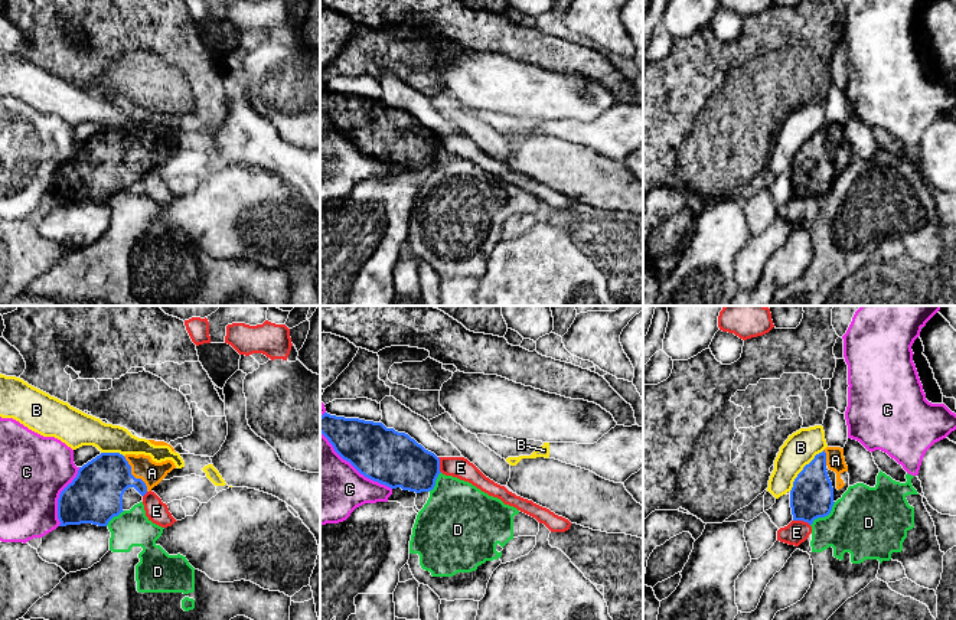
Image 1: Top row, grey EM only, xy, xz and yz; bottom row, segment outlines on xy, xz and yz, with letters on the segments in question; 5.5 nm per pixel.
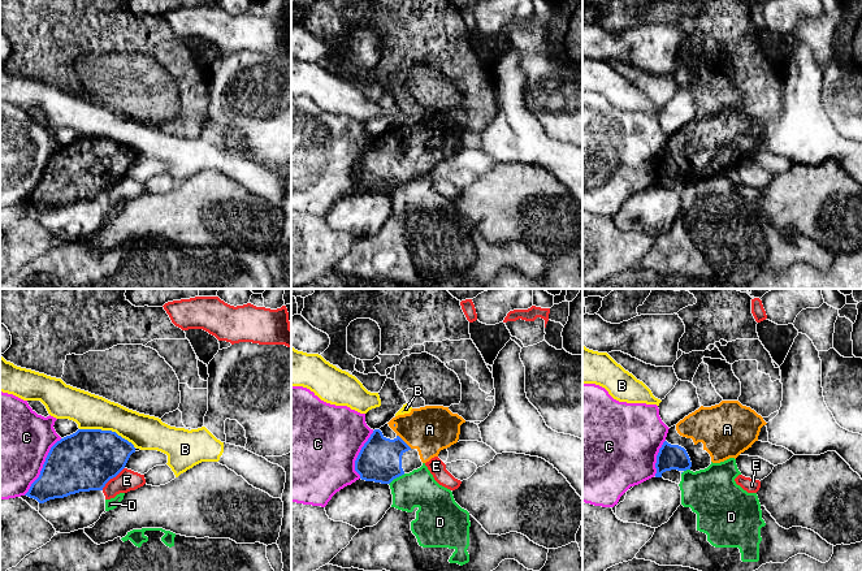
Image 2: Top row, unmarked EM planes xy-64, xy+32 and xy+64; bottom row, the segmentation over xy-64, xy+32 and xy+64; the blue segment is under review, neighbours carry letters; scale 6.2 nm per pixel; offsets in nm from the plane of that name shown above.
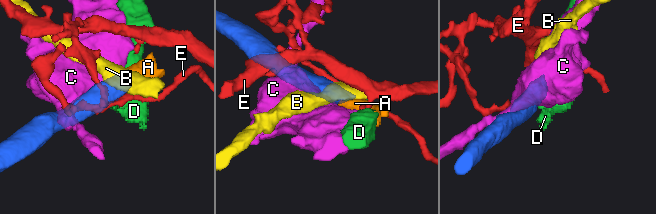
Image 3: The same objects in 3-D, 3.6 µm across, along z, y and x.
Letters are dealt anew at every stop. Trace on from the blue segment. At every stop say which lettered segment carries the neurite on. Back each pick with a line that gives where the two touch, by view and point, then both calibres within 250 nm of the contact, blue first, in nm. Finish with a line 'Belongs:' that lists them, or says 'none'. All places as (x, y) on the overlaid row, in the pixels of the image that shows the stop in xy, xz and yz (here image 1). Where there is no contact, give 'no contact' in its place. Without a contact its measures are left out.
A: meets blue in xy at (131, 475); 300 nm thick on the blue side, 140 nm on the other
Belongs: A

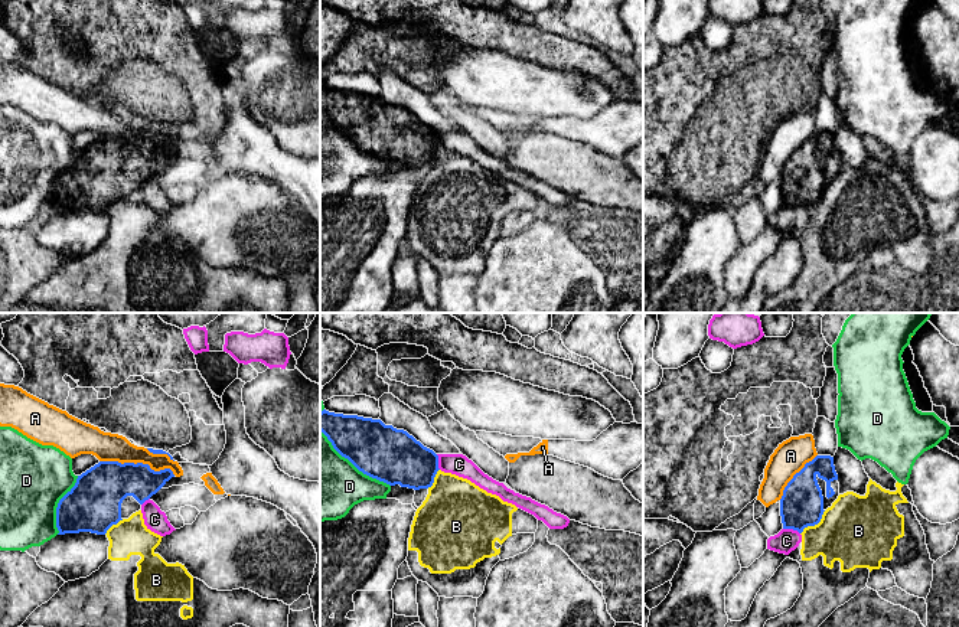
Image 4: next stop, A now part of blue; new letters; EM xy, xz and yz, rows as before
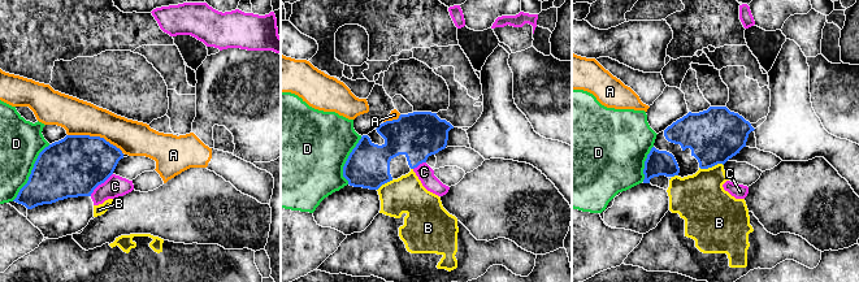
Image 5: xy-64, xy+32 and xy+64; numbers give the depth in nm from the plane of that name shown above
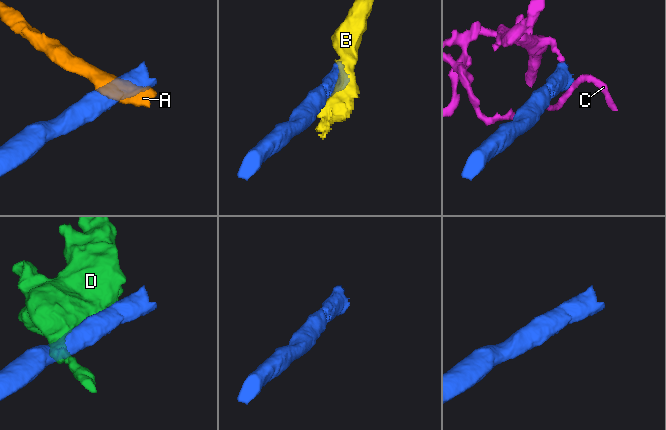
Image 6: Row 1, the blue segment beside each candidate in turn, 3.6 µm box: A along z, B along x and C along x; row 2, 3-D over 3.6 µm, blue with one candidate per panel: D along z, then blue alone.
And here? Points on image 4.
Belongs: none

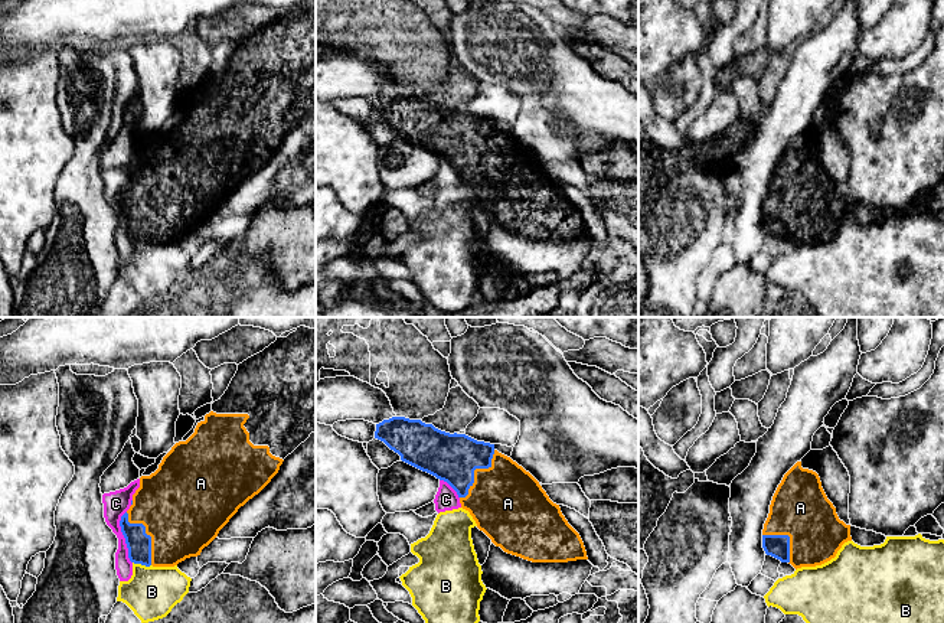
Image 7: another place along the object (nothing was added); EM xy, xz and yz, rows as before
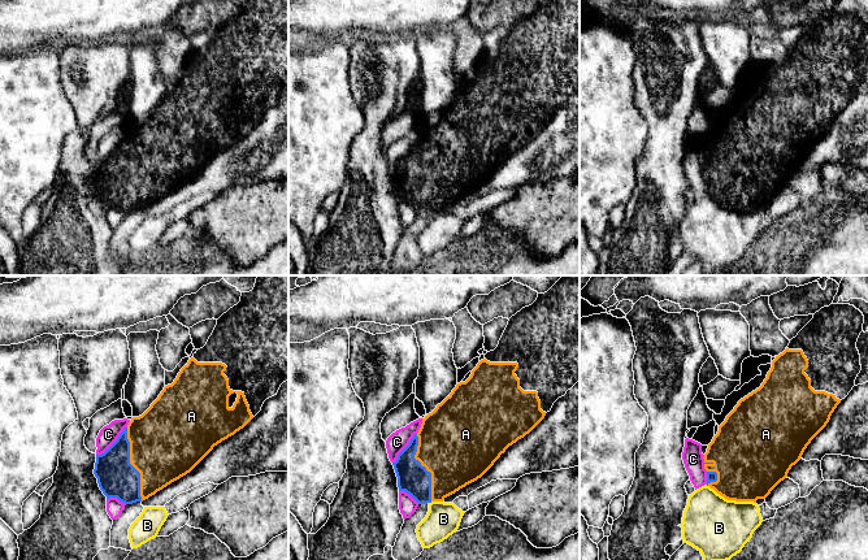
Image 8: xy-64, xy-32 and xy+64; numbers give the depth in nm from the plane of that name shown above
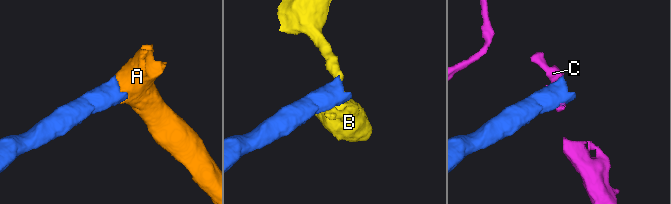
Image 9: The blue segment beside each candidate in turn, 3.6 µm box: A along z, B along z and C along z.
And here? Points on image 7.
A: meets blue in xz at (474, 469); 280 nm thick on the blue side, 400 nm on the other
Belongs: A

